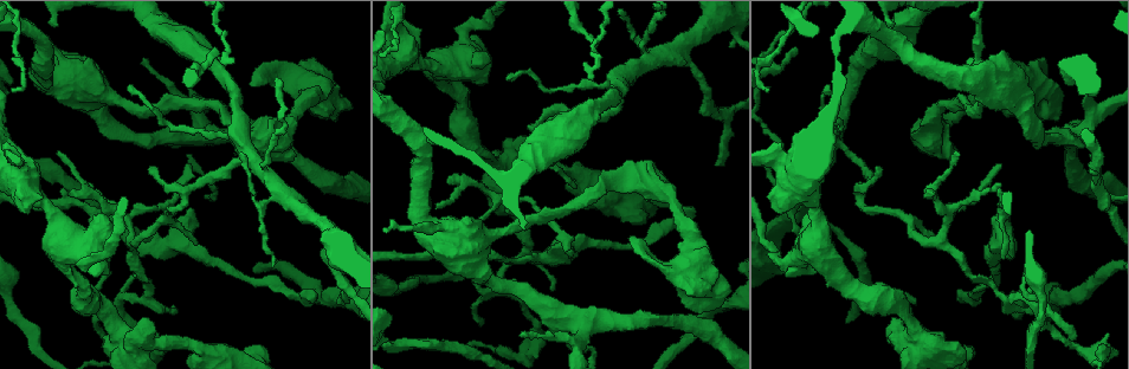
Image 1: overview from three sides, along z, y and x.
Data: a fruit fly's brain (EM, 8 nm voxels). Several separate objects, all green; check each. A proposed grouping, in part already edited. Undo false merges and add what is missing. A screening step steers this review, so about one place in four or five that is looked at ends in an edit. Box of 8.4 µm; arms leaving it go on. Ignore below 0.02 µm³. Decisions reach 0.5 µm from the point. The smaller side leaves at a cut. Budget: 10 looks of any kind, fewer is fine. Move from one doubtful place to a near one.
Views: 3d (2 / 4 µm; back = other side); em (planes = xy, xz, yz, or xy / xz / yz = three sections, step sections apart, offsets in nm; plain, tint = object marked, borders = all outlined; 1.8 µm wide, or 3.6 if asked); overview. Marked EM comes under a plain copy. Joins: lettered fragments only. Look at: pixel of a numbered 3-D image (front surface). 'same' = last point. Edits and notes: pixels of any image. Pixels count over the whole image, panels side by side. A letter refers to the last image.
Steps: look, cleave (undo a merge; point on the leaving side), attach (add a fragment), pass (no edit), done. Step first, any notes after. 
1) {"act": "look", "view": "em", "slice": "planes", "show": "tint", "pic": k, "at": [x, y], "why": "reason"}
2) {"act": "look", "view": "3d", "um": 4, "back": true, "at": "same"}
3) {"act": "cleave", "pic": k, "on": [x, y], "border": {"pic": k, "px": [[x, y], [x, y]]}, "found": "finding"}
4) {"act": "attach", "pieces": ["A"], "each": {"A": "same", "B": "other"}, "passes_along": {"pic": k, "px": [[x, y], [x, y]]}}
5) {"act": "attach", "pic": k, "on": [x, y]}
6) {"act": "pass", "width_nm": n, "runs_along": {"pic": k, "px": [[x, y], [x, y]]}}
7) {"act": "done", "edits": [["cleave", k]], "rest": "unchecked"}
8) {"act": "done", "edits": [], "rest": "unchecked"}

{"act": "look", "view": "em", "slice": "planes", "show": "borders", "pic": 1, "at": [974, 350], "why": "an open end"}

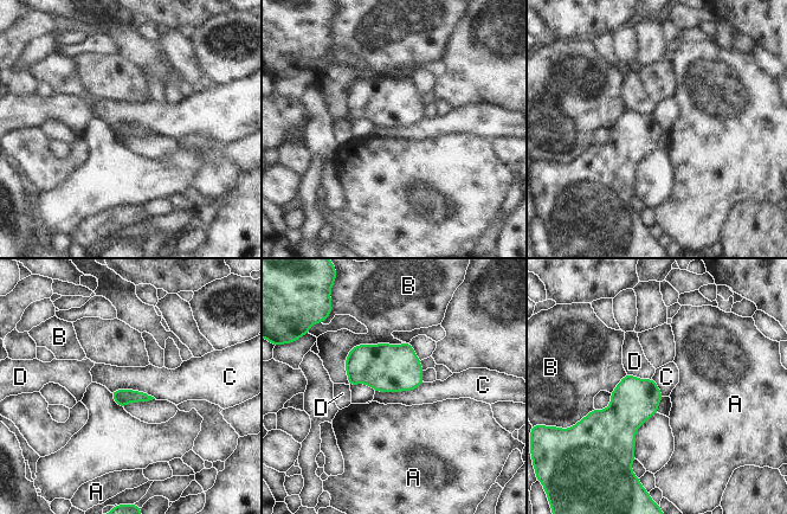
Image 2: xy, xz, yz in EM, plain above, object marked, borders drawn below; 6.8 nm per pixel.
{"act": "pass", "each": {"A": "other", "B": "other", "C": "other", "D": "other"}, "border": {"pic": 2, "px": [[423, 381], [412, 390], [375, 391]]}, "found": "none of them fits"}

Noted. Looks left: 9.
{"act": "look", "view": "em", "slice": "planes", "show": "borders", "pic": 1, "at": [714, 164]}

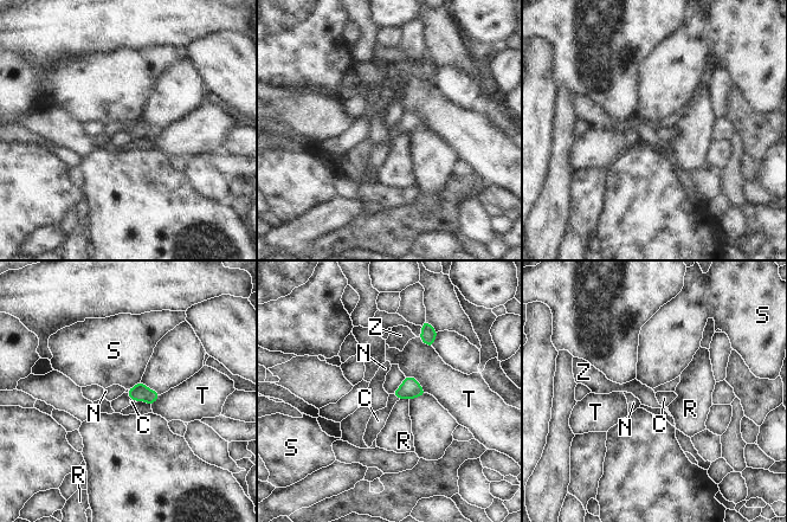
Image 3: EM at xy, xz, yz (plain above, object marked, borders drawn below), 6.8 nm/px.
{"act": "attach", "pieces": ["C"], "each": {"C": "same", "N": "other", "R": "other", "S": "other", "T": "other", "Z": "other"}, "found": "the neuron continues"}

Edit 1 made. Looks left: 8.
{"act": "look", "view": "overview", "why": "see it whole again"}

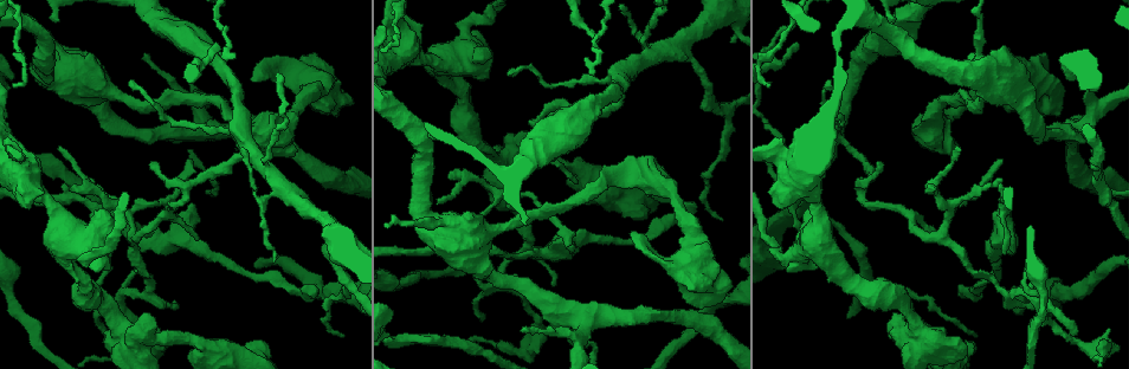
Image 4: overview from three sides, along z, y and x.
{"act": "look", "view": "em", "um": 3.6, "slice": "planes", "show": "borders", "pic": 4, "at": [447, 226], "why": "thick turns thin"}

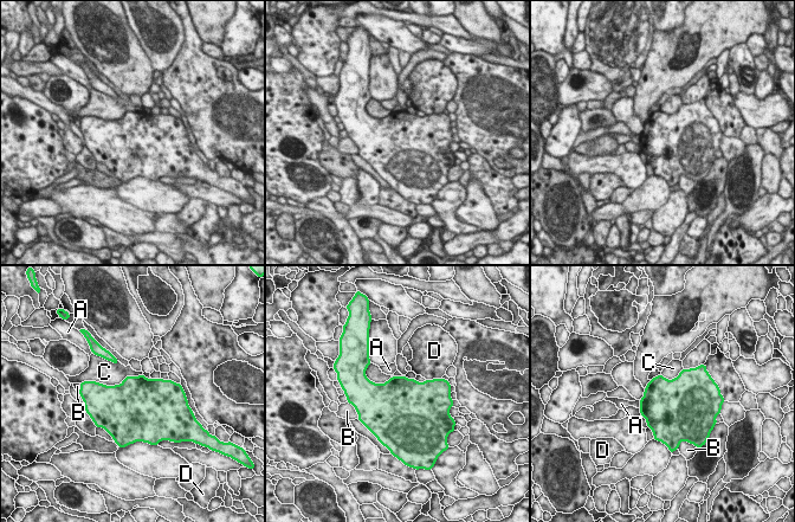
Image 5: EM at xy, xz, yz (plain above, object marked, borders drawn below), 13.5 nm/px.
{"act": "pass", "longest_contact_nm": ["C", 650], "each": {"A": "other", "B": "other", "C": "other", "D": "other"}, "border": {"pic": 5, "px": [[142, 373], [114, 385], [95, 381]]}, "found": "continuous, no second neuron"}

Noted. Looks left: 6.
{"act": "look", "view": "em", "slice": "yz", "step": 16, "show": "borders", "pic": 4, "at": [527, 330], "why": "thin end"}

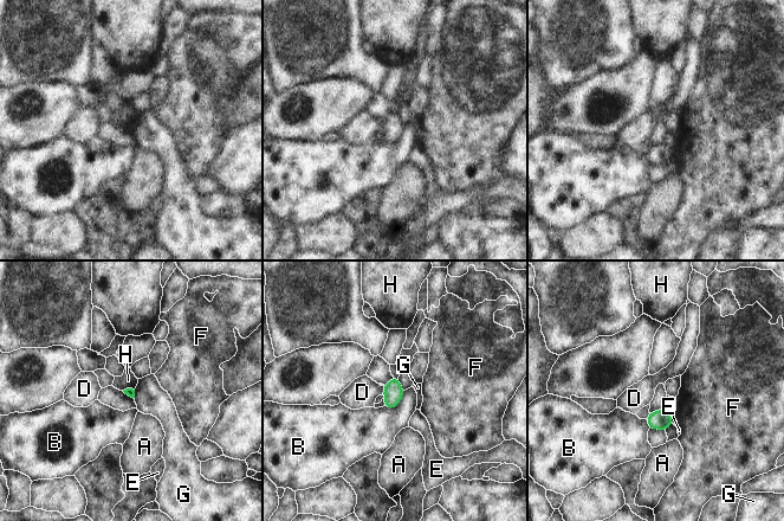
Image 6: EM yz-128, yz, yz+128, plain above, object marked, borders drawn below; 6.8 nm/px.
{"act": "look", "view": "em", "slice": "planes", "show": "borders", "at": "same"}

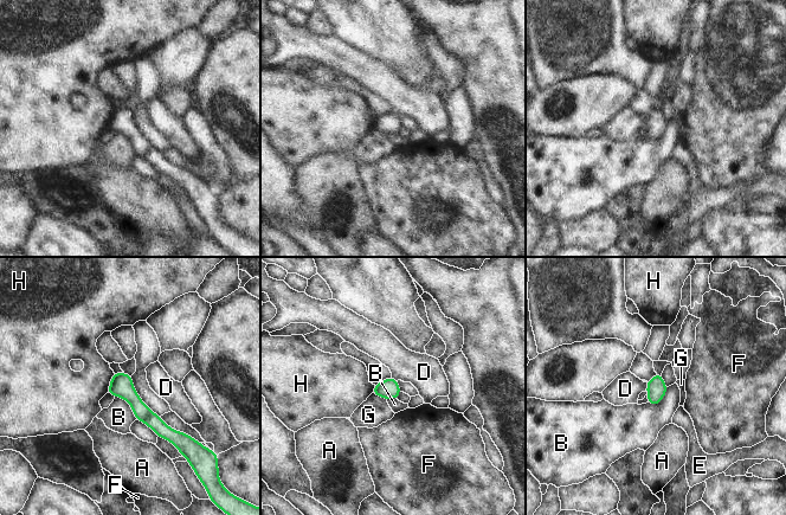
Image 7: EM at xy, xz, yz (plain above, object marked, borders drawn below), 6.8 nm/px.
{"act": "pass", "width_nm": 130, "each": {"A": "other", "B": "other", "D": "other", "E": "other", "F": "other", "G": "other", "H": "other"}, "border": {"pic": 7, "px": [[115, 396], [129, 405], [136, 419]]}, "found": "none of them fits"}

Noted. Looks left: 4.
{"act": "done", "edits": [["attach", 3]], "rest": "unchecked"}

